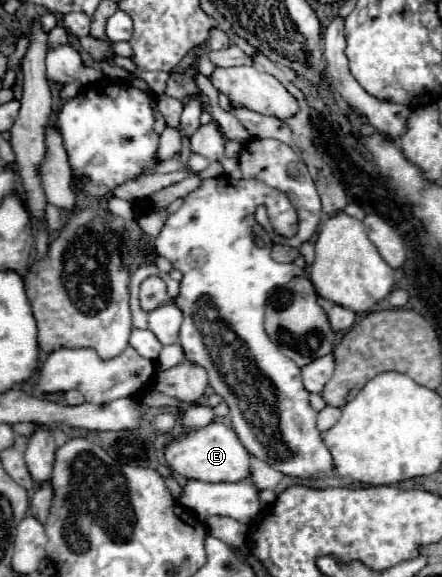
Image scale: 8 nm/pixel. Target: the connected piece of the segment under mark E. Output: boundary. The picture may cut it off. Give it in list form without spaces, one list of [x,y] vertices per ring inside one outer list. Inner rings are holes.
[[[212,422],[200,430],[186,432],[182,438],[168,444],[166,462],[172,472],[202,482],[240,482],[250,476],[250,454],[240,444],[234,430],[222,422]]]

